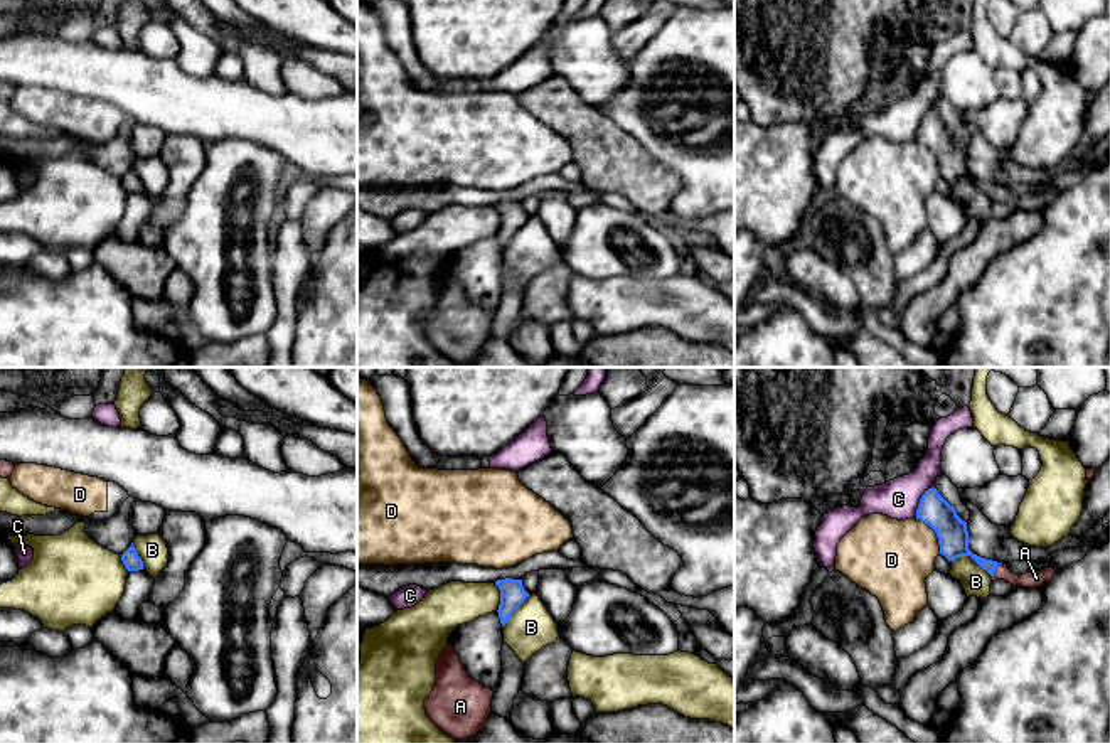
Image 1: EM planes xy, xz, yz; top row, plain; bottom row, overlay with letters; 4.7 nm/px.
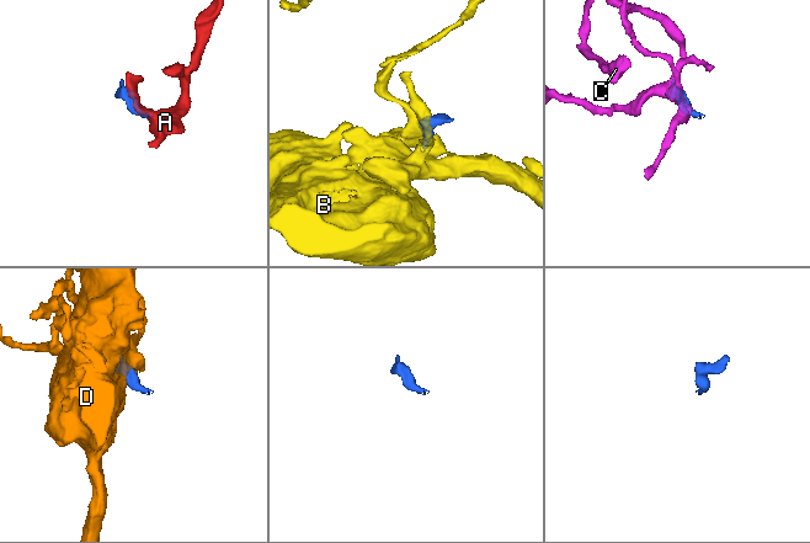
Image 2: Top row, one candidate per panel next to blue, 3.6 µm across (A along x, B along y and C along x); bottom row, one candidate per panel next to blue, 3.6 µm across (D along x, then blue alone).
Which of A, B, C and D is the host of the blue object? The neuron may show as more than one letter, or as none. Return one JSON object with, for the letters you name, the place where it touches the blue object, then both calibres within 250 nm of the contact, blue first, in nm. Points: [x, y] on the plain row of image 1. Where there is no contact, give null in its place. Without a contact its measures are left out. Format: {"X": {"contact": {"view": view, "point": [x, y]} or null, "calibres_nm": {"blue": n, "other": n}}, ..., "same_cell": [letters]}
{"A": {"contact": {"view": "yz", "point": [994, 191]}, "calibres_nm": {"blue": 140, "other": 80}}, "same_cell": ["A"]}

